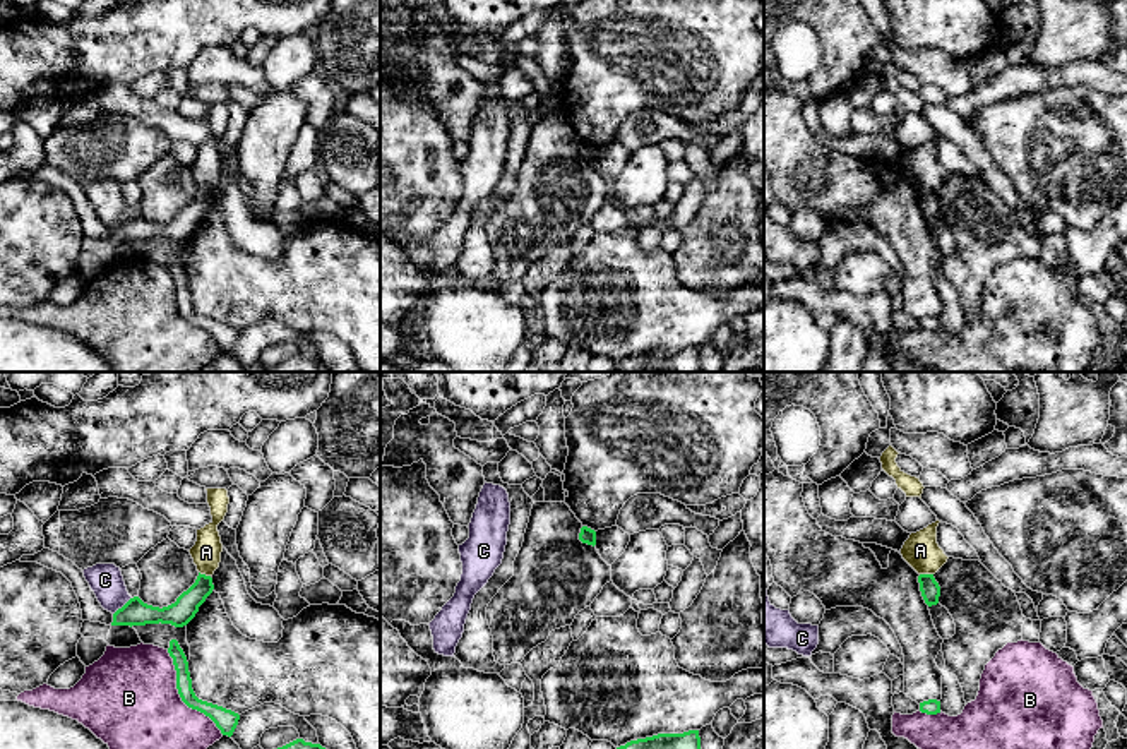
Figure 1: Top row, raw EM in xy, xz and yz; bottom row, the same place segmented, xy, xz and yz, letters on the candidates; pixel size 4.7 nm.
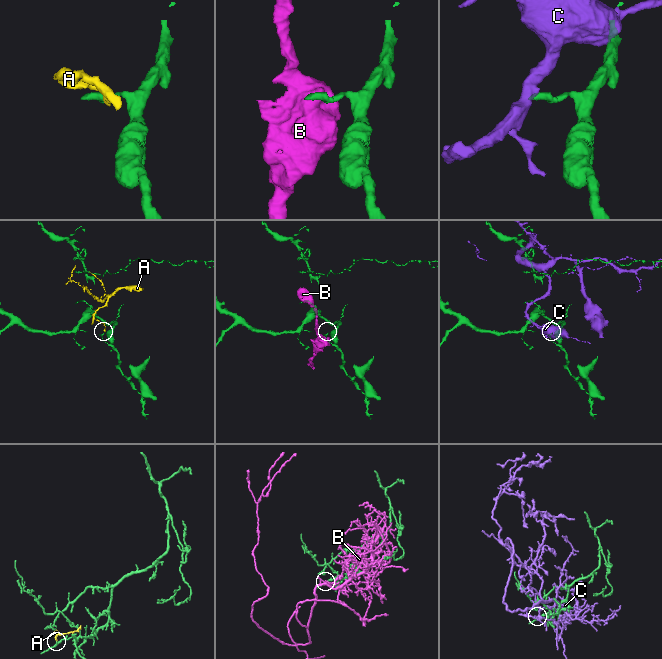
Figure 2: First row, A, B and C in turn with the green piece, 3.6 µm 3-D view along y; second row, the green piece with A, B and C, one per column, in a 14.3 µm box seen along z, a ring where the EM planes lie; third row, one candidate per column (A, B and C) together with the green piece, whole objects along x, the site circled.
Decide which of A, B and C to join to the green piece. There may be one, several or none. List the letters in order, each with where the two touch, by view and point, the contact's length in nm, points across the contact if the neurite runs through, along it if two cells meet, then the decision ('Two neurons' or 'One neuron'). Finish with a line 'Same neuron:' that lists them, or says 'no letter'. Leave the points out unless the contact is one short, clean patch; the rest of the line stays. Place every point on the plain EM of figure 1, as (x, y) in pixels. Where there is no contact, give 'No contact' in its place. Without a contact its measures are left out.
A: Touches green at yz (927, 191). Shared border 60 nm. Boundary: yz (920, 189), (932, 191). Two neurons
B: Touches green at xy (180, 312). Shared border 480 nm. Two neurons
C: Touches green at xy (124, 221). Shared border 120 nm. Two neurons
Same neuron: no letter

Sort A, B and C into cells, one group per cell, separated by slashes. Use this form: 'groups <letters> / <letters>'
groups A / B / C

